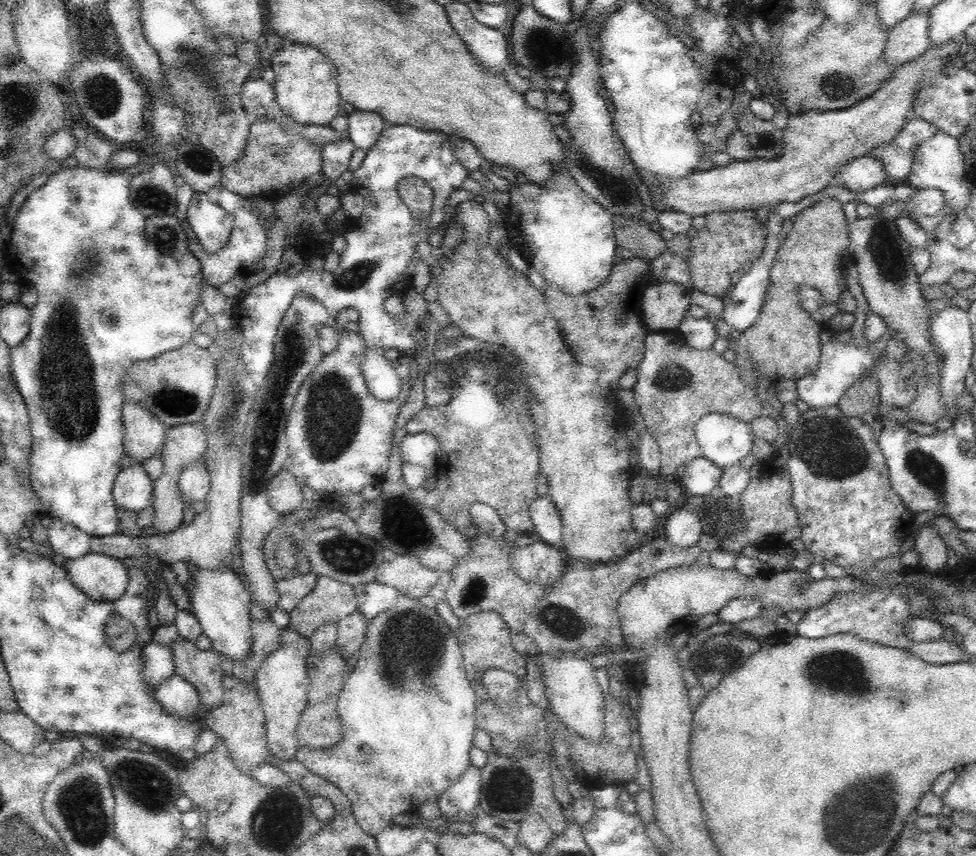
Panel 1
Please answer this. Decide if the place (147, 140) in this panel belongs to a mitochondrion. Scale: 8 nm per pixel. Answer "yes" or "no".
no

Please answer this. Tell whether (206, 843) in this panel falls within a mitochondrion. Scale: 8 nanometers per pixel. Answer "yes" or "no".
no

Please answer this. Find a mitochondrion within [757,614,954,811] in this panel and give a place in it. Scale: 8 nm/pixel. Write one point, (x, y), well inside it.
(841, 670)

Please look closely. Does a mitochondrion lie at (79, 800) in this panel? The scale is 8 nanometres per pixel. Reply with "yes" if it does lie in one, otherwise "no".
yes

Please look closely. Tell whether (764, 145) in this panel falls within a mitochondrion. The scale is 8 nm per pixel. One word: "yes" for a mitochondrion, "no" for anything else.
yes

